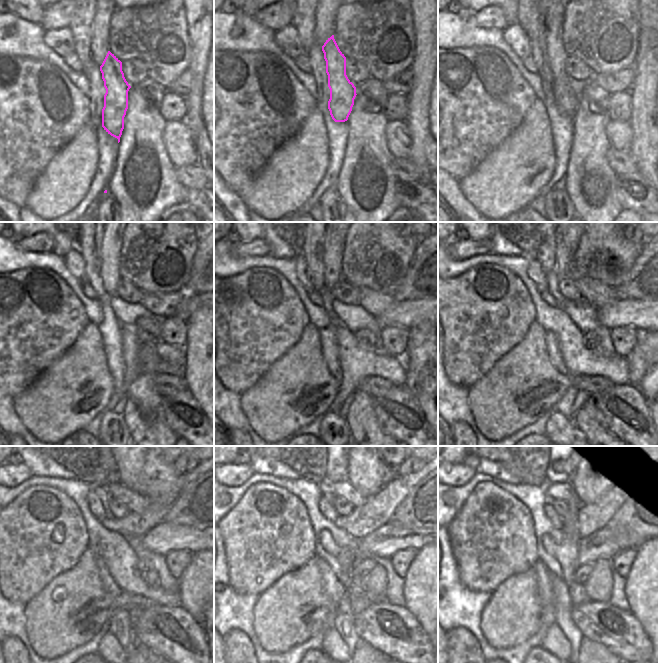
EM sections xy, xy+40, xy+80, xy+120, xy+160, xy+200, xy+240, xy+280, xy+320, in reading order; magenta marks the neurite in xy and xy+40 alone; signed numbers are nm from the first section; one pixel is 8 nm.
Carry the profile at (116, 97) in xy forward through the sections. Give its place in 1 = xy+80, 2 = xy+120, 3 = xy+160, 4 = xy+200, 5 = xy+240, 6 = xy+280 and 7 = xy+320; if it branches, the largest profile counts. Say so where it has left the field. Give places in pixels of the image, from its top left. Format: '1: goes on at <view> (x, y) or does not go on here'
1: goes on at xy+80 (566, 100)
2: goes on at xy+120 (111, 242)
3: goes on at xy+160 (335, 242)
4: goes on at xy+200 (566, 243)
5: goes on at xy+240 (126, 466)
6: goes on at xy+280 (373, 466)
7: goes on at xy+320 (580, 466)

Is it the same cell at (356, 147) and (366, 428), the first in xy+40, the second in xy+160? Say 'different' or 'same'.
same

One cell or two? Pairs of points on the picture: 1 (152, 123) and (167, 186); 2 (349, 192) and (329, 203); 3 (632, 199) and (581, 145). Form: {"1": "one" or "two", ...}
{"1": "one", "2": "two", "3": "two"}

